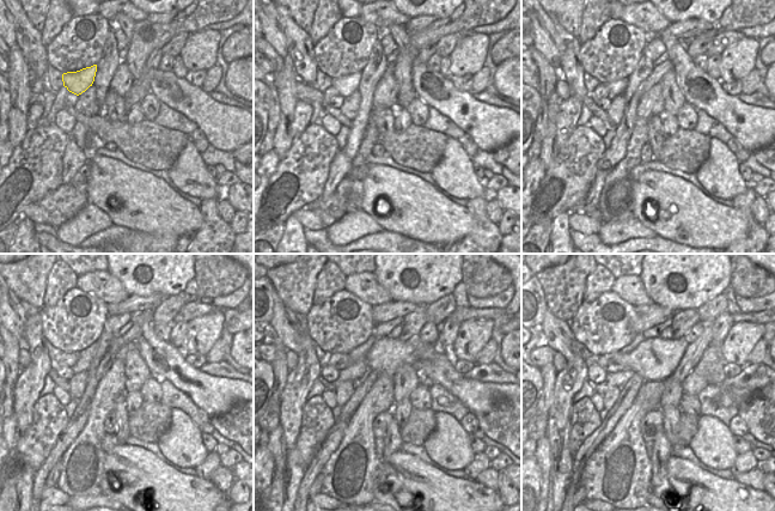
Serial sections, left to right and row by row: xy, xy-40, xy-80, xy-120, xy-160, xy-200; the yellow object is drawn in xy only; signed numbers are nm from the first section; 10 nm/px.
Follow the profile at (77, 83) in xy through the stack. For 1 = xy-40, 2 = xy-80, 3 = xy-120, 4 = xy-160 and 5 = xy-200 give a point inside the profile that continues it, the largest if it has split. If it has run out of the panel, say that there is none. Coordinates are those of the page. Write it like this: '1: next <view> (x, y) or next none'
1: next xy-40 (346, 85)
2: next xy-80 (616, 87)
3: next xy-120 (85, 357)
4: next xy-160 (357, 354)
5: next xy-200 (639, 338)

